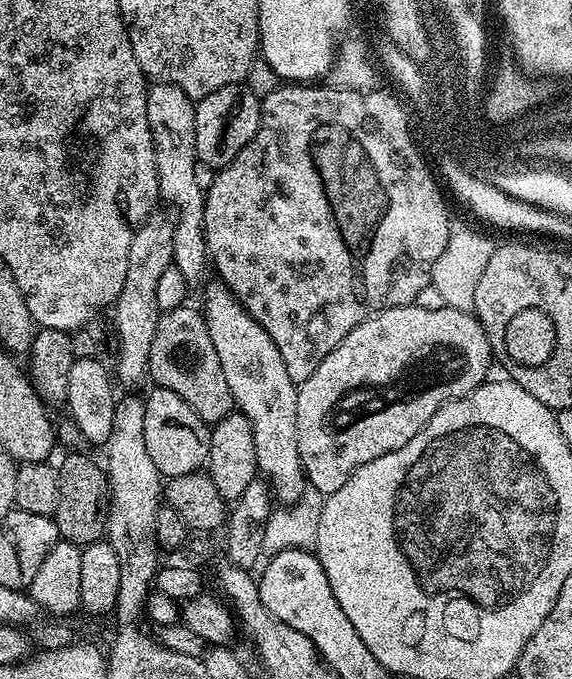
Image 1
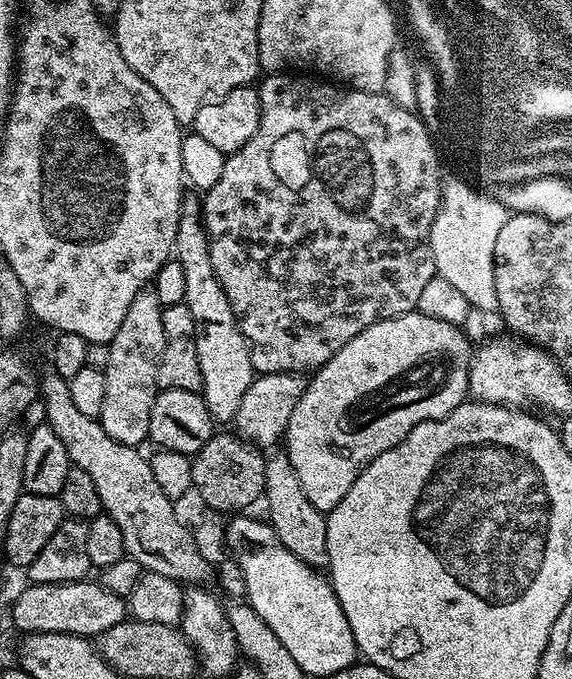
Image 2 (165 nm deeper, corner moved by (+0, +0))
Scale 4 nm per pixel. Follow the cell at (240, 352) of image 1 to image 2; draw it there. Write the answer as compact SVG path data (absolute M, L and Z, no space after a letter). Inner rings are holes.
M269 455L266 460L266 482L264 483L263 503L268 503L267 523L271 524L274 534L302 562L306 562L317 570L328 563L328 546L326 544L326 526L328 517L316 509L302 491L302 482L298 482L298 474L294 474L294 466L290 466L287 455Z

